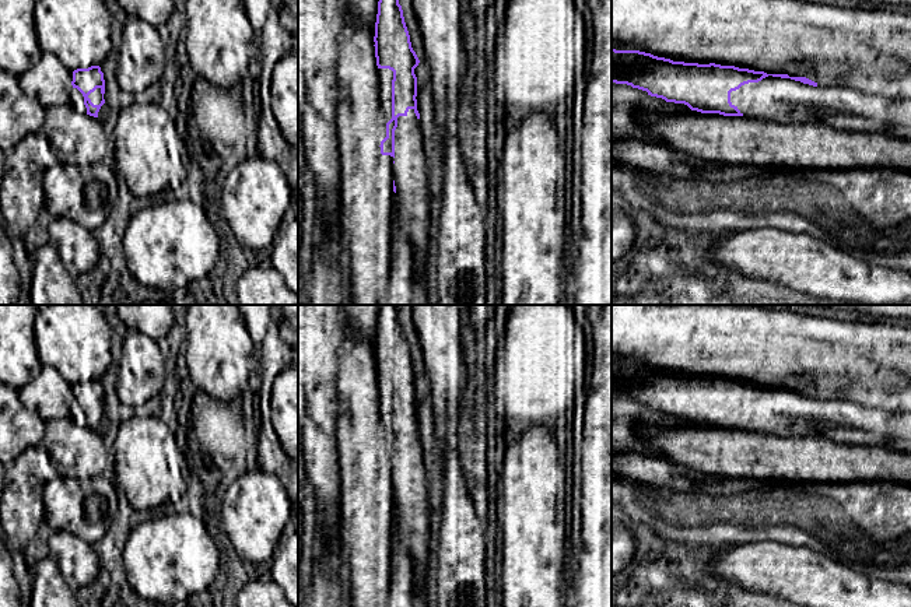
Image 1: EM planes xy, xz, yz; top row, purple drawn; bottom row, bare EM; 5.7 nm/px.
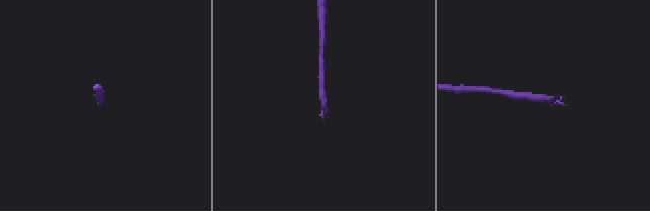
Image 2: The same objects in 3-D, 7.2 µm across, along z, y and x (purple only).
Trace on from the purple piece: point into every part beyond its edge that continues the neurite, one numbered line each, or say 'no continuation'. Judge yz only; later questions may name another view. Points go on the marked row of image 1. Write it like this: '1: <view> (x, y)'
1: yz (773, 98)

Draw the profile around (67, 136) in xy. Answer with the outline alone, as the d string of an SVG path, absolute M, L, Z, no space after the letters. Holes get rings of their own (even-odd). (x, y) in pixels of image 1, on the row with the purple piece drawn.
M63 105L46 108L42 129L27 136L18 144L24 144L34 151L35 166L43 178L56 164L74 165L81 172L88 173L91 166L101 162L112 150L112 137L104 131L102 122L98 117L80 113L71 105Z

